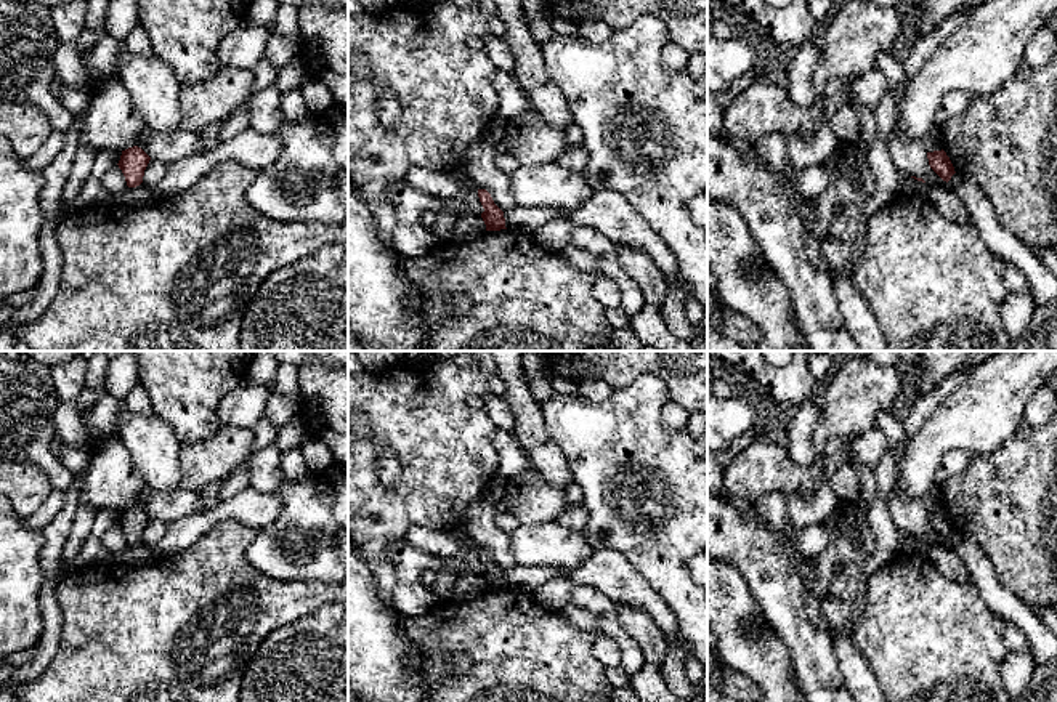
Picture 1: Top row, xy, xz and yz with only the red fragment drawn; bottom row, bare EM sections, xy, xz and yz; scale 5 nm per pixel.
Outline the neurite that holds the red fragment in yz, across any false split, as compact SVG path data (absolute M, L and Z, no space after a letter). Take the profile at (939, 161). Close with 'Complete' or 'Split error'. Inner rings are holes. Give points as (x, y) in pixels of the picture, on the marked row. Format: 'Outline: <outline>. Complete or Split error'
Outline: M933 151L933 152L927 152L927 159L929 159L929 165L930 168L943 180L943 181L950 181L951 176L956 173L954 167L950 160L950 157L946 155L946 152L942 151Z. Complete

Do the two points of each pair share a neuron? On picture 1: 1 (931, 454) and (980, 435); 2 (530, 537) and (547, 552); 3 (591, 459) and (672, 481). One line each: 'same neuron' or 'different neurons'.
1: same neuron
2: same neuron
3: same neuron

